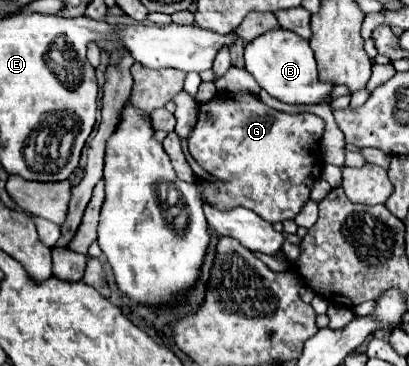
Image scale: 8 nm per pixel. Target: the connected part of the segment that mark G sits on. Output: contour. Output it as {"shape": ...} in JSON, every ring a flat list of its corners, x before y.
{"shape":[[221,92,217,94,215,98,211,98,209,102,203,102,199,104,199,110,197,110,197,124,193,126,193,132,189,134,187,142,189,142,189,152,193,156,193,160,215,180,199,180,197,186,199,186,199,192,201,192,201,198,209,204,213,204,213,208,219,208,219,210,231,210,233,206,245,206,249,210,253,210,255,214,259,214,263,220,267,220,269,224,275,224,275,222,285,222,285,220,295,220,295,216,301,212,301,208,307,204,309,200,309,194,311,194,311,188,315,184,315,180,321,176,321,148,319,148,319,140,323,136,323,128,325,128,325,122,315,116,315,114,287,114,287,112,279,112,279,110,273,110,271,106,263,104,261,98,257,94,249,94,249,92,235,92,235,94,227,94,227,92]]}

